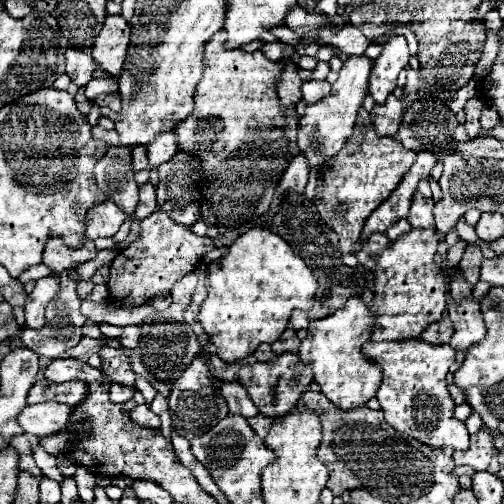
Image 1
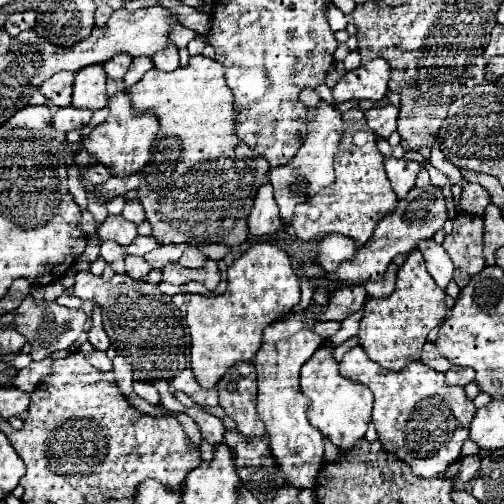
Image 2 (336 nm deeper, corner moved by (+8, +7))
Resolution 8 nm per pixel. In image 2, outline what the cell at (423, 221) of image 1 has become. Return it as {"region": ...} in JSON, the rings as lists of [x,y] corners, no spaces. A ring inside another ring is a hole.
{"region":[[[384,159],[384,167],[394,193],[398,195],[398,199],[404,199],[408,191],[414,187],[414,179],[420,171],[420,163],[408,159]]]}

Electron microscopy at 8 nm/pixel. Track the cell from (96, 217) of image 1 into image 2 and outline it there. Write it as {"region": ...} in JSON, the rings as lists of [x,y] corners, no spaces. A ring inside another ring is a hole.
{"region":[[[108,215],[106,221],[98,227],[98,239],[106,241],[106,239],[114,239],[120,245],[130,245],[136,237],[136,225],[132,225],[130,221],[124,221],[122,215]]]}

